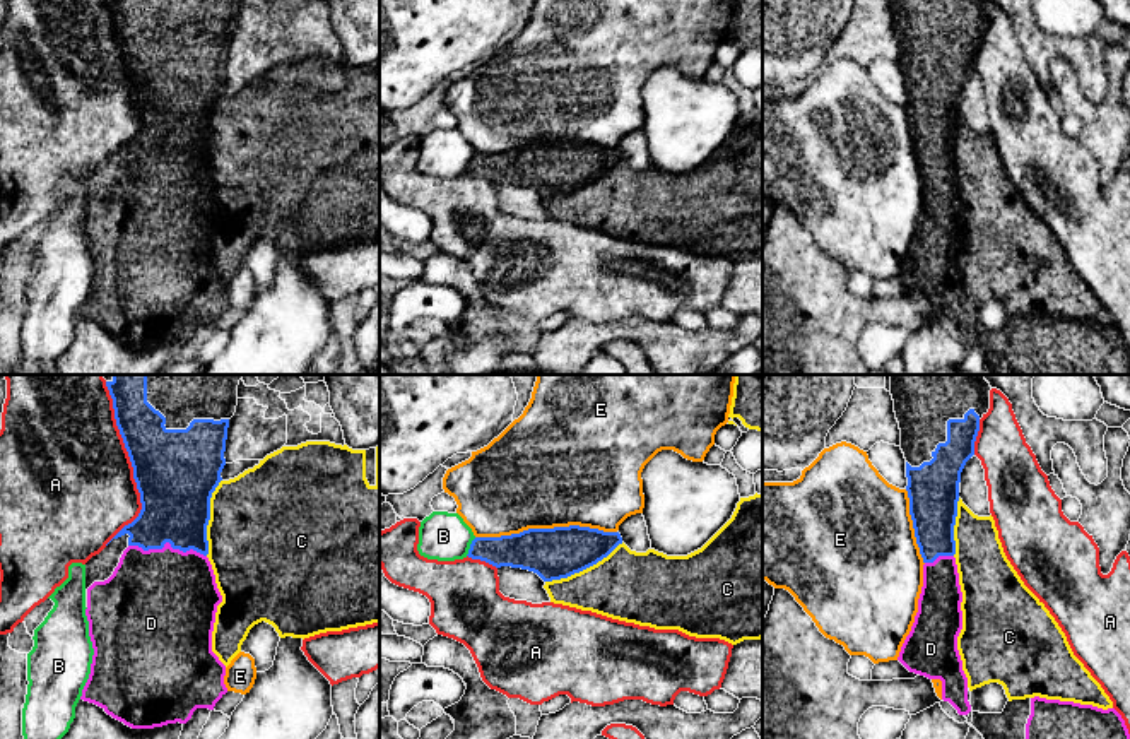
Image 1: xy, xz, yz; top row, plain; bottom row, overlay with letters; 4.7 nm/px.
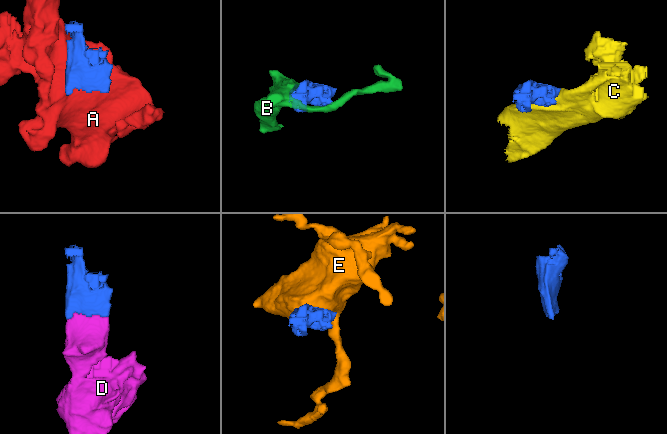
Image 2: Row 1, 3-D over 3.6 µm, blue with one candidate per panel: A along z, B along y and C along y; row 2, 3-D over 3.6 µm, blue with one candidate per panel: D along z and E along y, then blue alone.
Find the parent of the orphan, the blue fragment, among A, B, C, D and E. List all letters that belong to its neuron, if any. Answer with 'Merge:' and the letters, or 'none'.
Merge: D

